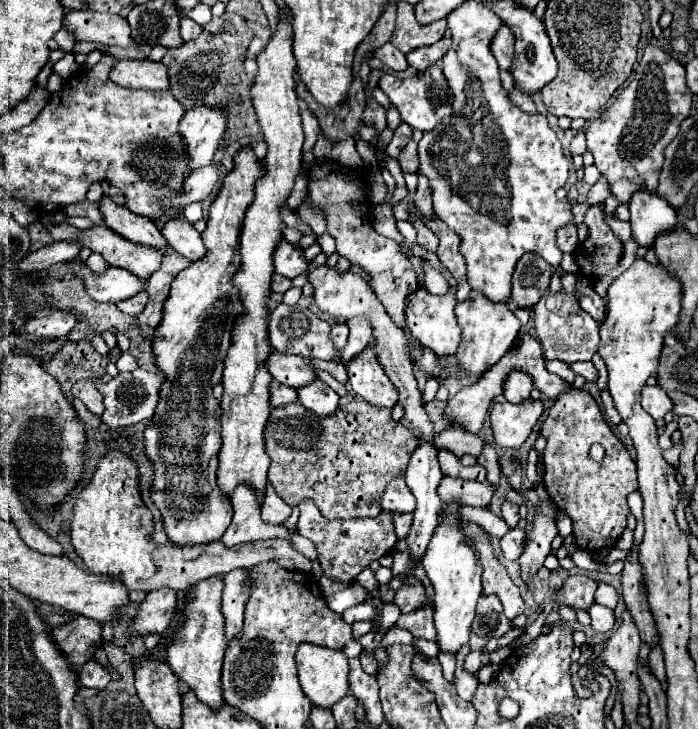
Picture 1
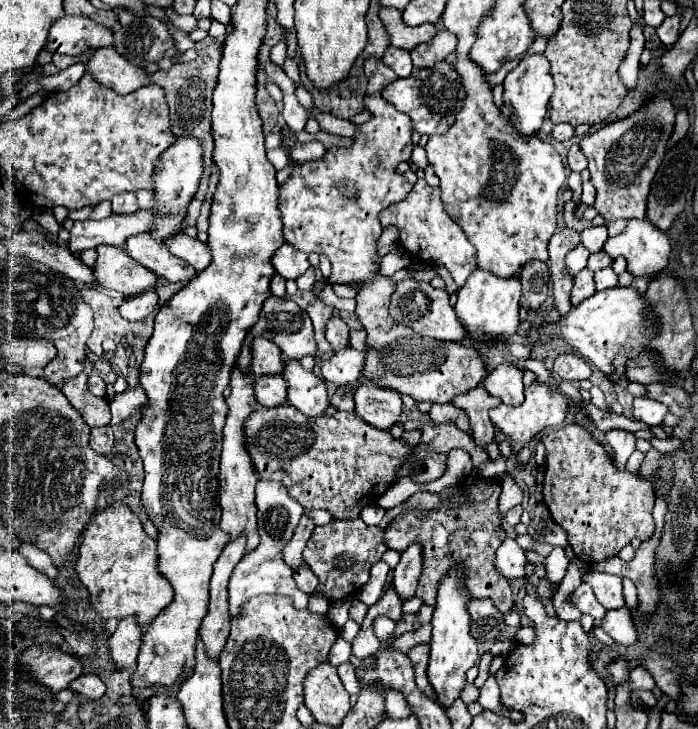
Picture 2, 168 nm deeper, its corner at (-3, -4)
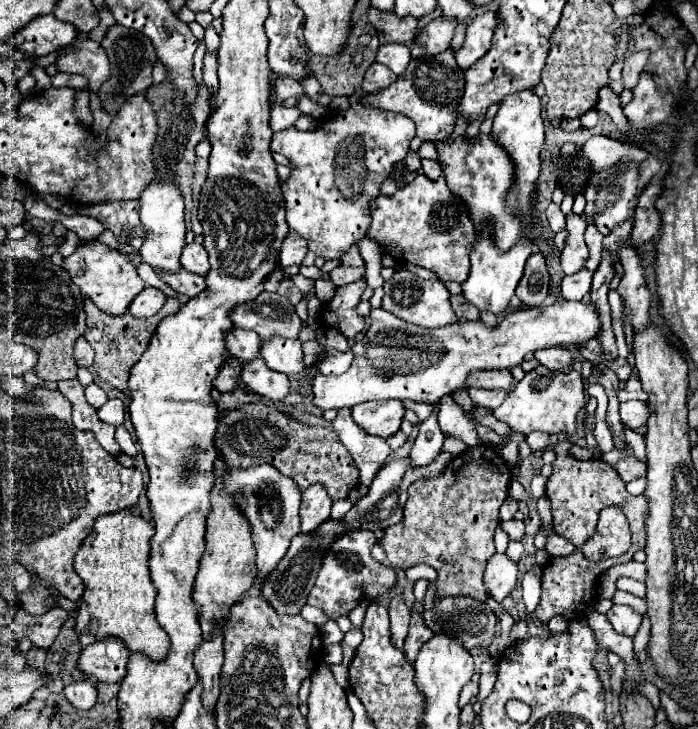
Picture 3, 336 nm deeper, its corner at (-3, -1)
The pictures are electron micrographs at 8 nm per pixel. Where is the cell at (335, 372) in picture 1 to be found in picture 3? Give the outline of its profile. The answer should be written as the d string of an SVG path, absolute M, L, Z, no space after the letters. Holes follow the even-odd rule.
M342 409L338 411L338 417L332 421L334 431L338 433L340 441L346 445L348 453L352 455L358 473L360 473L360 483L368 487L374 479L374 473L382 467L386 457L390 455L390 447L384 439L368 437L364 429L358 429L358 425L352 421L350 411Z

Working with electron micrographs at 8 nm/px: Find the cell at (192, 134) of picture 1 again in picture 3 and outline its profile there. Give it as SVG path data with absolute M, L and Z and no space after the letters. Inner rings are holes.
M170 181L168 183L150 183L144 189L140 203L142 203L140 219L142 219L144 227L148 229L148 241L140 249L142 261L164 273L176 273L182 267L180 255L184 249L184 235L186 235L182 193L176 191L176 185L172 185Z

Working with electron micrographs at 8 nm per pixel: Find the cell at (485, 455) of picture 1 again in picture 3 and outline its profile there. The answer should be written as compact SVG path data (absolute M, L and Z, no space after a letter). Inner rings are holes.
M468 389L470 399L482 407L496 409L508 395L506 389L494 389L494 391L482 391L482 389Z

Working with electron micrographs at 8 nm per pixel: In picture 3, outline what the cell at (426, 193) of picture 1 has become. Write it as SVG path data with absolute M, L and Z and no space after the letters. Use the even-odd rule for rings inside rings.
M422 159L422 173L428 177L428 179L436 179L442 175L442 169L436 161L432 159Z

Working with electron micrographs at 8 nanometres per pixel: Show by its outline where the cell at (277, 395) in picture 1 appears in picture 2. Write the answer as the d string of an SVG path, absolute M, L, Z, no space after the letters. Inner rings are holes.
M260 376L256 380L256 400L266 408L286 404L288 400L286 394L288 394L288 388L282 376Z

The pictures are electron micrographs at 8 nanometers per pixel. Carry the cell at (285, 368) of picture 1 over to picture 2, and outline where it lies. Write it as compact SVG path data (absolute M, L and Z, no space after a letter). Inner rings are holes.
M258 336L252 342L252 364L250 370L256 376L274 376L274 374L284 374L286 362L284 356L280 354L280 348L272 344L272 340L264 340Z

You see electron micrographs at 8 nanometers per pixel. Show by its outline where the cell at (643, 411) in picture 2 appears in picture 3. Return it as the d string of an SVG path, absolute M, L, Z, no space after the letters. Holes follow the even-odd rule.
M626 401L626 403L620 403L620 419L626 427L638 431L646 425L648 421L648 405L646 403L640 403L640 401Z

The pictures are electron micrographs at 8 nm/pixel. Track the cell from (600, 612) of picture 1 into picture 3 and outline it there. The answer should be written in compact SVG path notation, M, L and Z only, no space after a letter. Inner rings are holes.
M612 605L612 609L606 613L606 617L610 619L616 633L628 635L628 637L636 635L636 631L640 629L640 621L642 621L642 615L636 613L628 605Z

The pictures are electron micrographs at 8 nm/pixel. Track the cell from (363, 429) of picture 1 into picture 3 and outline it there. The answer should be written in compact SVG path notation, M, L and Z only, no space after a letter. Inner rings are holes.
M248 403L238 409L220 411L214 447L230 469L268 463L280 469L280 473L292 477L302 491L316 481L324 483L332 499L346 499L352 487L358 485L358 469L336 431L330 427L310 427L288 419L266 403Z

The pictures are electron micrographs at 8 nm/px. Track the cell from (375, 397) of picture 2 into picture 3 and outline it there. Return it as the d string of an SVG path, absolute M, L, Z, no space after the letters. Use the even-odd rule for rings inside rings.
M370 401L352 407L352 419L368 435L386 439L392 437L396 431L400 431L400 423L404 419L404 407L402 401Z

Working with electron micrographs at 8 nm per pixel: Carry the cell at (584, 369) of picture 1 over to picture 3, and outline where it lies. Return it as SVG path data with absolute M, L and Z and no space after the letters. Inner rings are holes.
M548 347L548 349L540 349L534 353L536 361L548 369L566 369L572 365L572 357L570 351L566 347Z

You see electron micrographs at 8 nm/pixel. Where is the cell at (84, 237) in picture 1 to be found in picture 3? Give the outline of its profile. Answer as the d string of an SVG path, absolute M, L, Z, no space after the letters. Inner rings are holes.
M90 241L78 247L70 257L66 257L60 265L72 277L72 283L80 289L84 297L88 297L100 311L108 315L124 315L132 303L132 299L146 287L138 277L136 267L126 261L126 257L100 241Z

